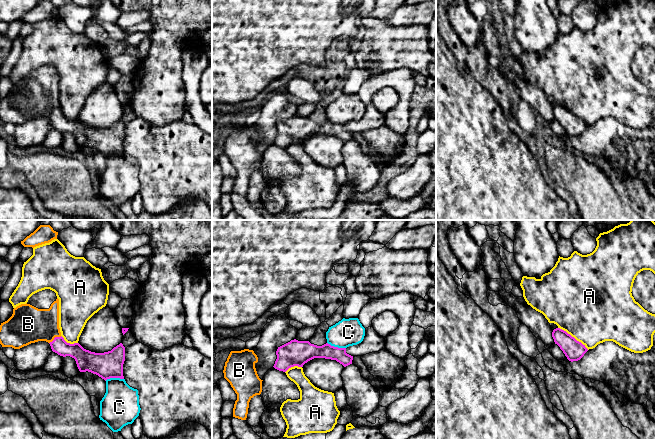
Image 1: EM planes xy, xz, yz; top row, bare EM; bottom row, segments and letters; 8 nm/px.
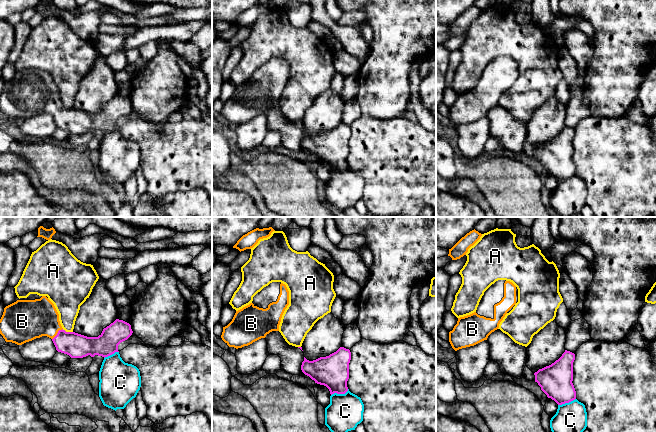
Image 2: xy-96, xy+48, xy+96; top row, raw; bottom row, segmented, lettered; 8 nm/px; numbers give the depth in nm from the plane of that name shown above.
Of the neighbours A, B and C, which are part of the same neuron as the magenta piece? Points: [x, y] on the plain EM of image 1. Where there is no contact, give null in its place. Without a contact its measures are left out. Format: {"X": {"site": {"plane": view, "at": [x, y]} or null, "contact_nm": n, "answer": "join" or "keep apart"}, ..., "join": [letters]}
{"A": {"site": {"plane": "yz", "at": [573, 113]}, "contact_nm": 300, "answer": "keep apart"}, "B": {"site": {"plane": "xy", "at": [55, 113]}, "contact_nm": 120, "answer": "join"}, "C": {"site": {"plane": "xz", "at": [336, 123]}, "contact_nm": 160, "answer": "keep apart"}, "join": ["B"]}

